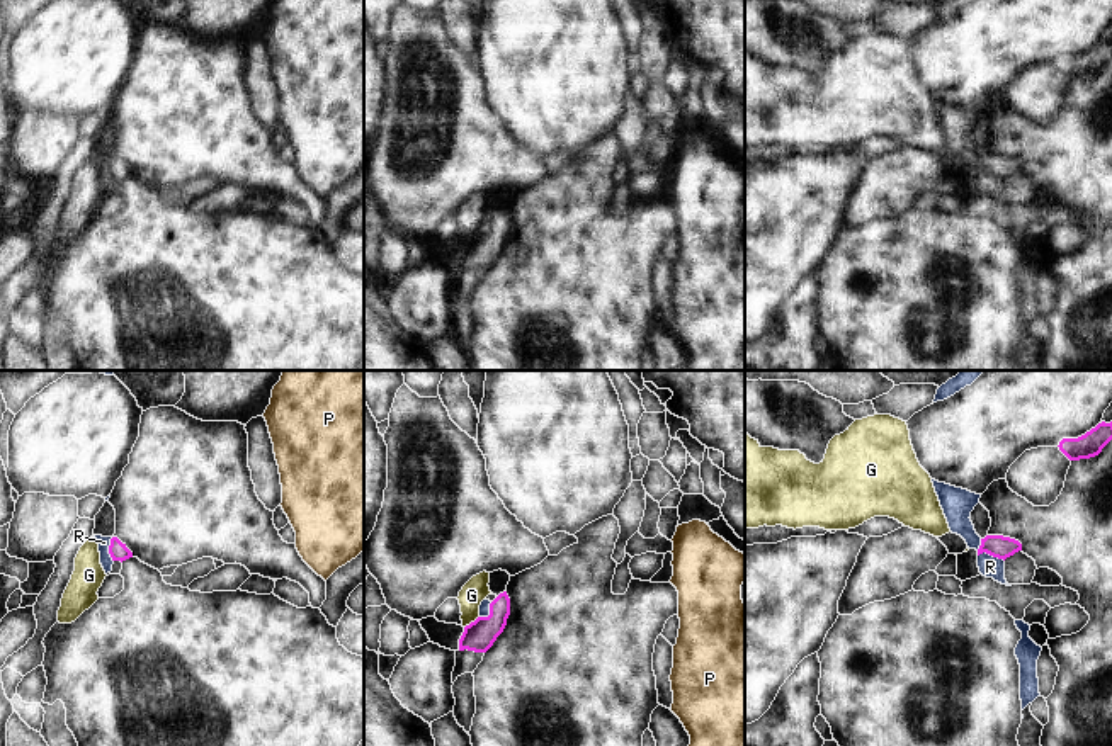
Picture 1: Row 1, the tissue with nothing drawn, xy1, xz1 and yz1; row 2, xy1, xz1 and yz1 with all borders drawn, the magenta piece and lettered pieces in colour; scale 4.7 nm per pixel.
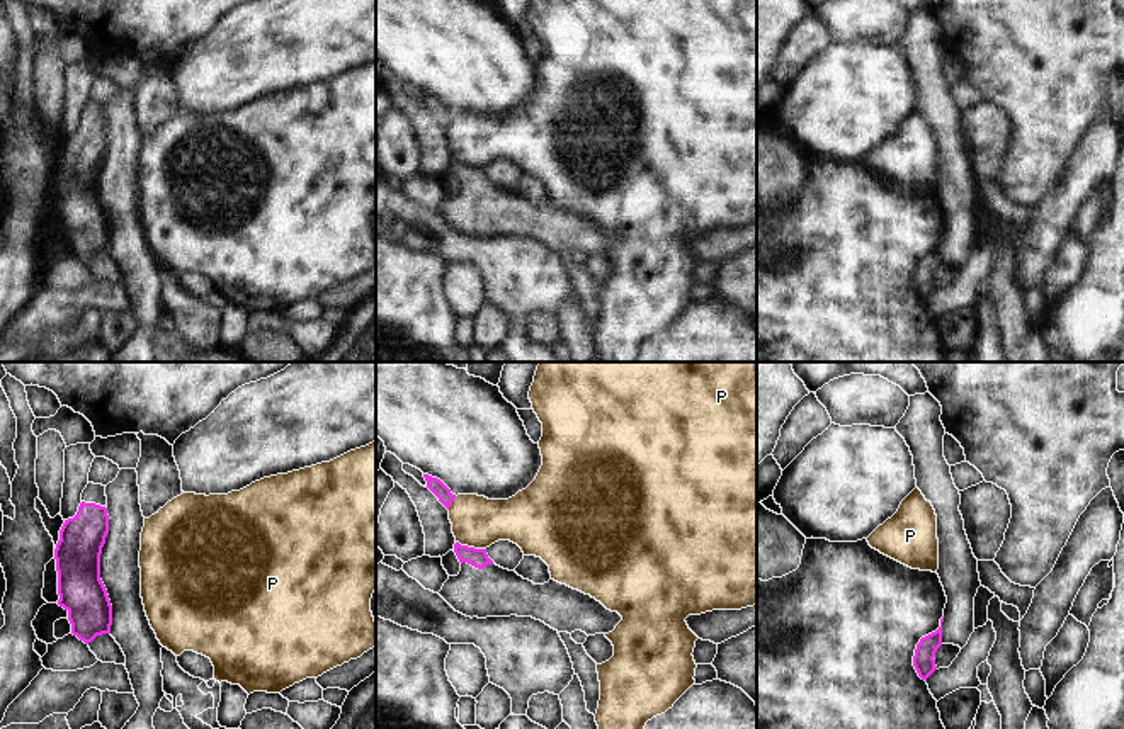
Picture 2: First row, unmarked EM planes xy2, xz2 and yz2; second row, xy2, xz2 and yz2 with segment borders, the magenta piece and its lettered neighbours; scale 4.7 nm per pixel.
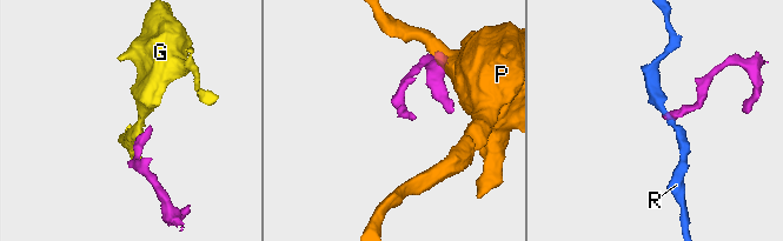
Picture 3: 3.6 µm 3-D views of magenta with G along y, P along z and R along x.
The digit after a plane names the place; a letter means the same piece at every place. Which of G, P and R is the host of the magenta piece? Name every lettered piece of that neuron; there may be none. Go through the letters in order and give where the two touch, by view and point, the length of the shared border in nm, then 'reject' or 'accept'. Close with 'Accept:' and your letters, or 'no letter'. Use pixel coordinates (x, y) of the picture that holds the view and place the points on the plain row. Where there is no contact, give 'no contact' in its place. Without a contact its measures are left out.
G: xz1 (471, 242) | 90 nm | reject
P: xz2 (471, 167) | 150 nm | reject
R: yz1 (992, 174) | 130 nm | reject
Accept: no letter

